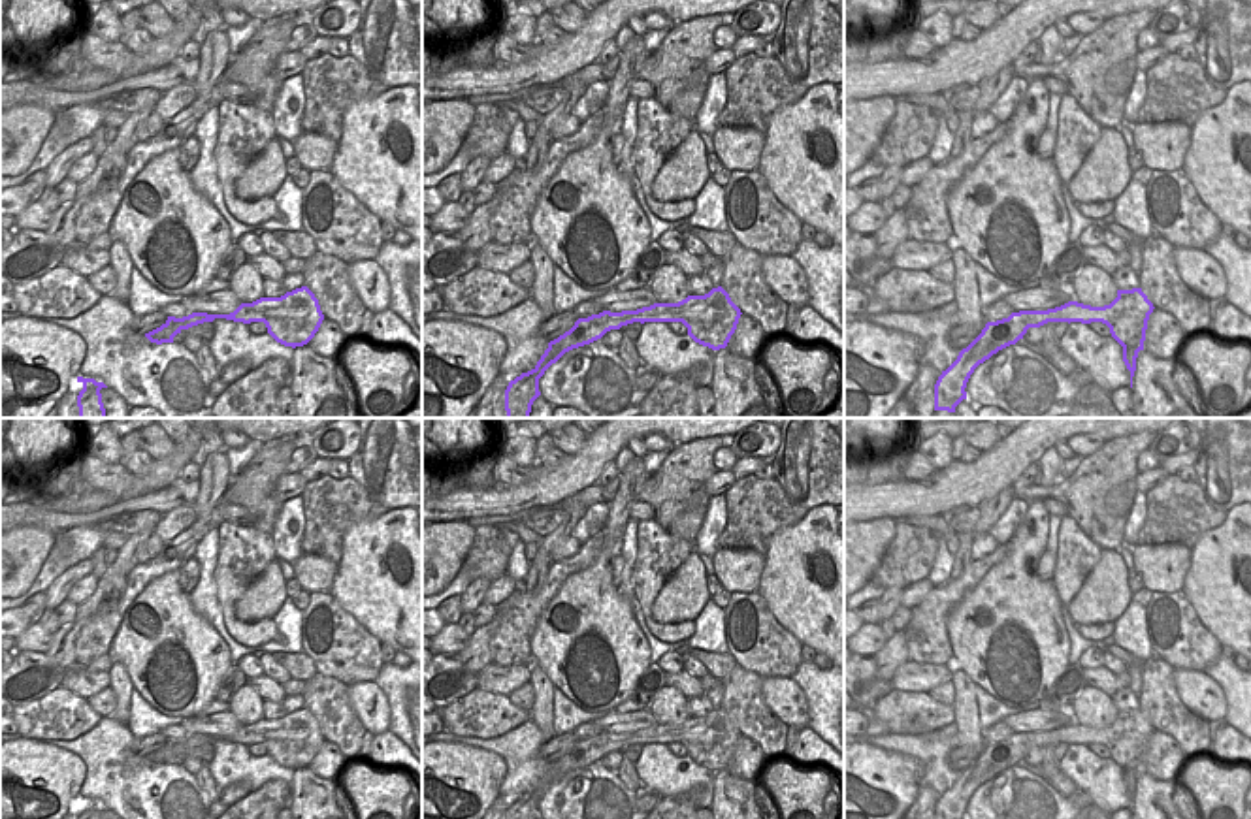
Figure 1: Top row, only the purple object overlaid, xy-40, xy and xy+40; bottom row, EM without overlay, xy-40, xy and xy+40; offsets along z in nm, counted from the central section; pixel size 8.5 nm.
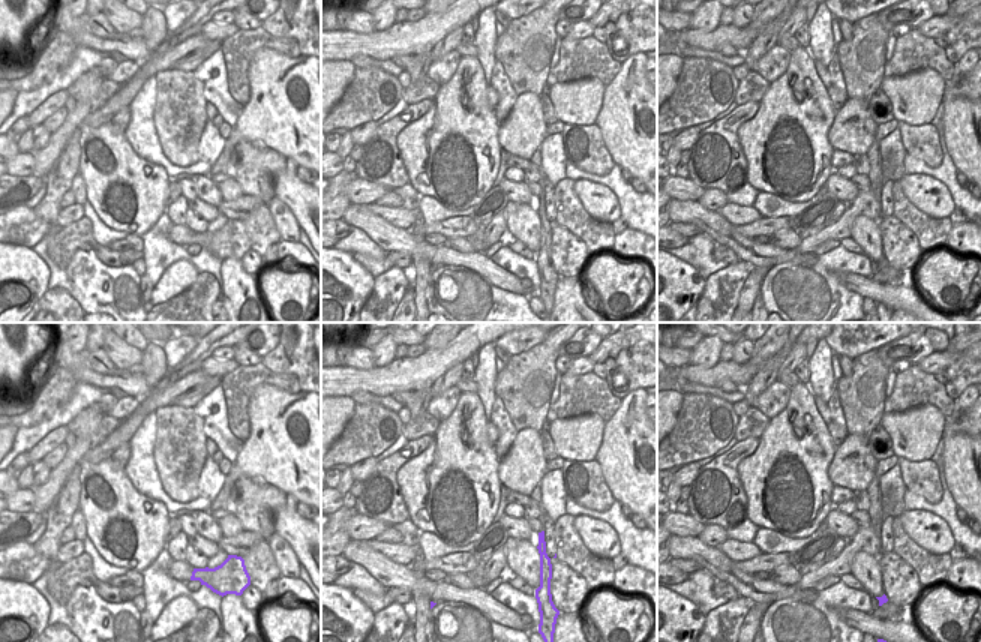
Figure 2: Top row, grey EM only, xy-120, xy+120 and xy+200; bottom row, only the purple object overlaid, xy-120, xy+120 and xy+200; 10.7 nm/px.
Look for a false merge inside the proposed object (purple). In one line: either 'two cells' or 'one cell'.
two cells

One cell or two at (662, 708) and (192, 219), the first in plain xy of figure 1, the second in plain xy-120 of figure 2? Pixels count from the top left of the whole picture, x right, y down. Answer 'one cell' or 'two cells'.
two cells

